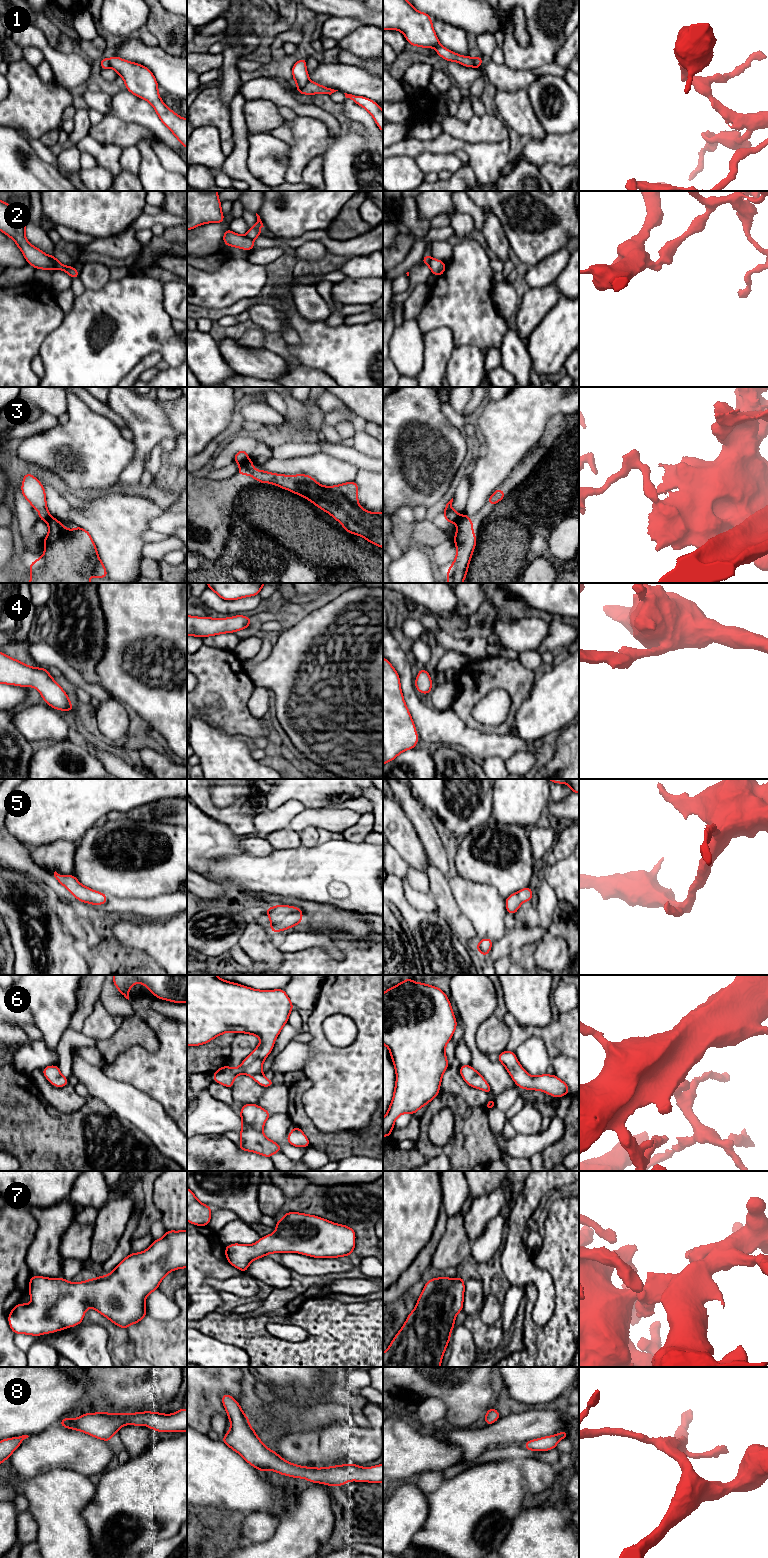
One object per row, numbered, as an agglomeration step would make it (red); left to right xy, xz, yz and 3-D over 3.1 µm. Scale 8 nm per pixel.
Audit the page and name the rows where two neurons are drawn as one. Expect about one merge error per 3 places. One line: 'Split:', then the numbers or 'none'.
Split: 1, 2, 3

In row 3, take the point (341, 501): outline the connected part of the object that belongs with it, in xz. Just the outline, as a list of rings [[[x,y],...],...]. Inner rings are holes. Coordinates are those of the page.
[[[247,459],[240,465],[237,474],[248,474],[260,483],[271,483],[303,496],[340,522],[346,532],[383,548],[383,512],[369,512],[359,506],[358,484],[355,481],[326,487],[309,475],[282,475],[254,470],[253,464]]]

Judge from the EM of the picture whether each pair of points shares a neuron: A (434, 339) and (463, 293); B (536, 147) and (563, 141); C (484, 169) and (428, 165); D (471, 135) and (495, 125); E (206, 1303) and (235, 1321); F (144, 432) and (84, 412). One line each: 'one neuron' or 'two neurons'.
A: two neurons
B: one neuron
C: two neurons
D: one neuron
E: two neurons
F: two neurons

